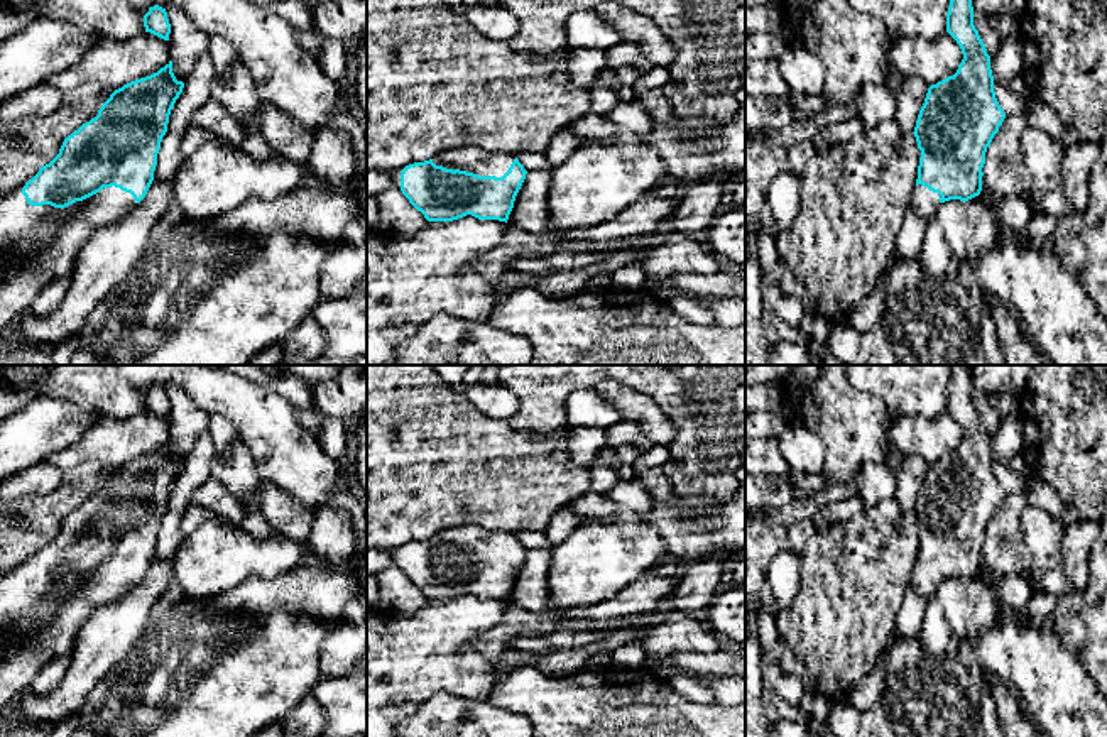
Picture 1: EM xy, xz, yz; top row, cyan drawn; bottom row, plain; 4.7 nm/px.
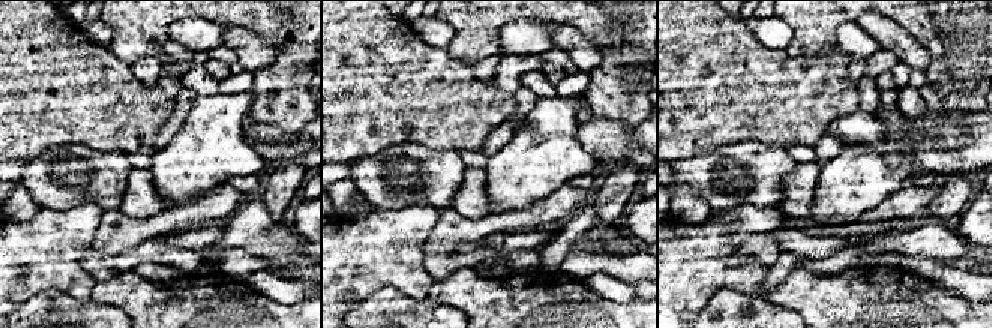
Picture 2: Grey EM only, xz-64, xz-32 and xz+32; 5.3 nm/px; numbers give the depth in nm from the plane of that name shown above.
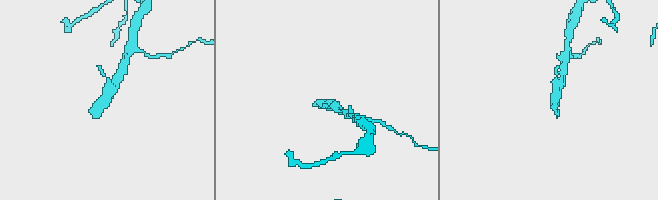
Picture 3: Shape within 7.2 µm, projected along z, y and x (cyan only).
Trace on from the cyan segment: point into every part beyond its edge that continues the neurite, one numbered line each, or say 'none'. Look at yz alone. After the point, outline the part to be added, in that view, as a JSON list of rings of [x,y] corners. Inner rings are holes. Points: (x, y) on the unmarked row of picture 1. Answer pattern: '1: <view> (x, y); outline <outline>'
1: yz (923, 580); outline [[[918,563],[913,568],[909,588],[916,590],[924,600],[928,600],[940,585],[940,576],[938,571]]]

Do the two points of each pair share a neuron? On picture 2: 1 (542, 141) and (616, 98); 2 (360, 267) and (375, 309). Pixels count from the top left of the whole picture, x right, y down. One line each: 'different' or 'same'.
1: different
2: different

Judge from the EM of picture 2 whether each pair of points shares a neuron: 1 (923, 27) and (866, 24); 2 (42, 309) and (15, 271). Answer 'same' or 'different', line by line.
1: different
2: different

